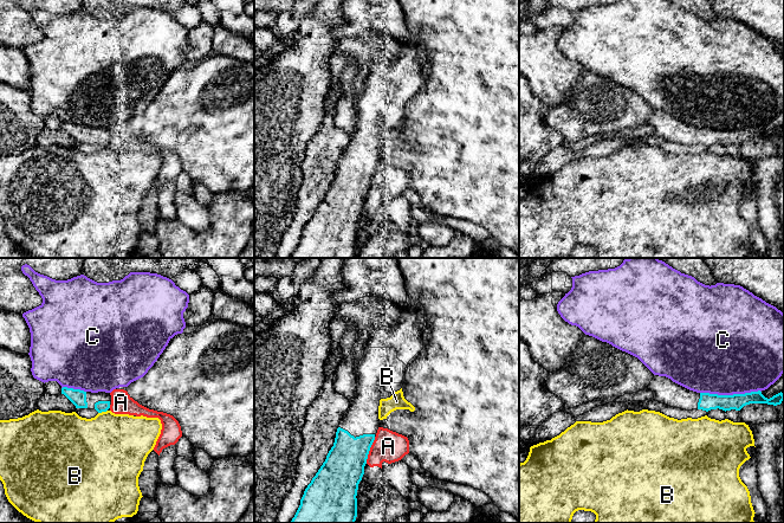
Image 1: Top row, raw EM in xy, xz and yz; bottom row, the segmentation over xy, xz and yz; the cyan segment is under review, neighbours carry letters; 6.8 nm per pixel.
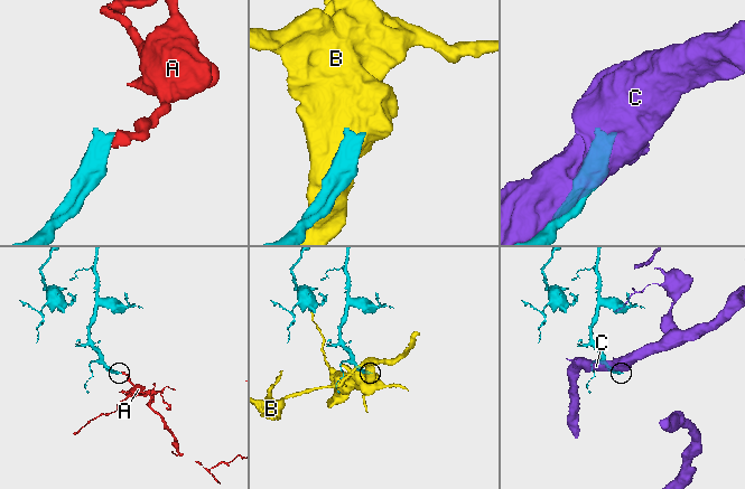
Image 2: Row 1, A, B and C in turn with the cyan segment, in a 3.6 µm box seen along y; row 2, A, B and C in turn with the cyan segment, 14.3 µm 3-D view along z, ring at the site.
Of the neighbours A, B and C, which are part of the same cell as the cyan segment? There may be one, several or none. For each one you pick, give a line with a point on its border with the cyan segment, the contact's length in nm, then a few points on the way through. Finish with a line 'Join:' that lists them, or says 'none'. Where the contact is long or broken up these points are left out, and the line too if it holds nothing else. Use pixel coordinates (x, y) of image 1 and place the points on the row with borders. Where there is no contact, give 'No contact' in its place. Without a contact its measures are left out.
Join: none

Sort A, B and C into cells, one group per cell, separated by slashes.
A / B / C

